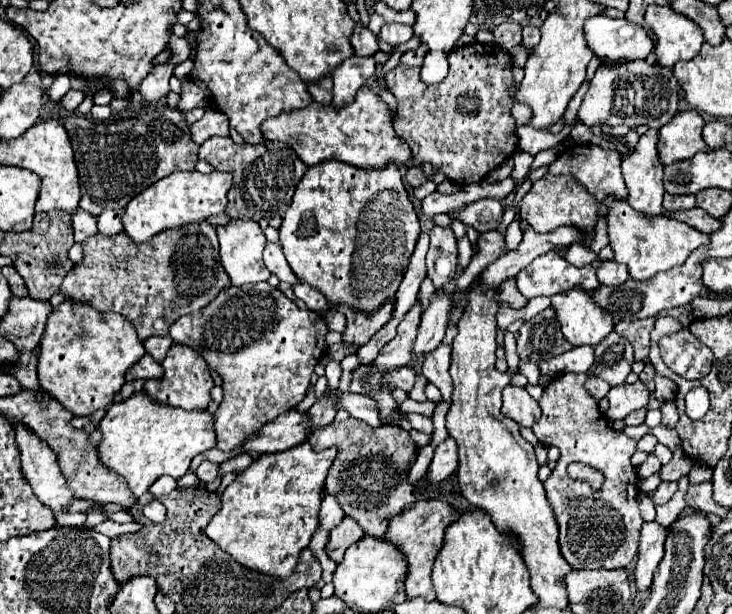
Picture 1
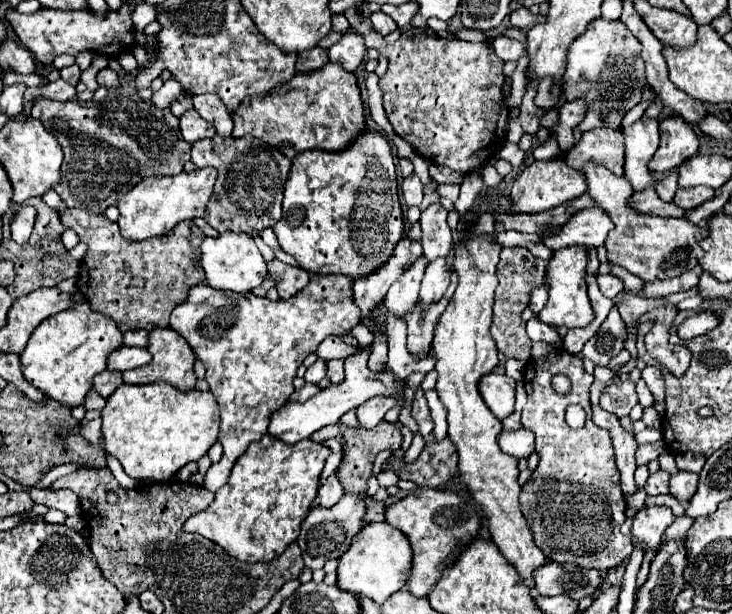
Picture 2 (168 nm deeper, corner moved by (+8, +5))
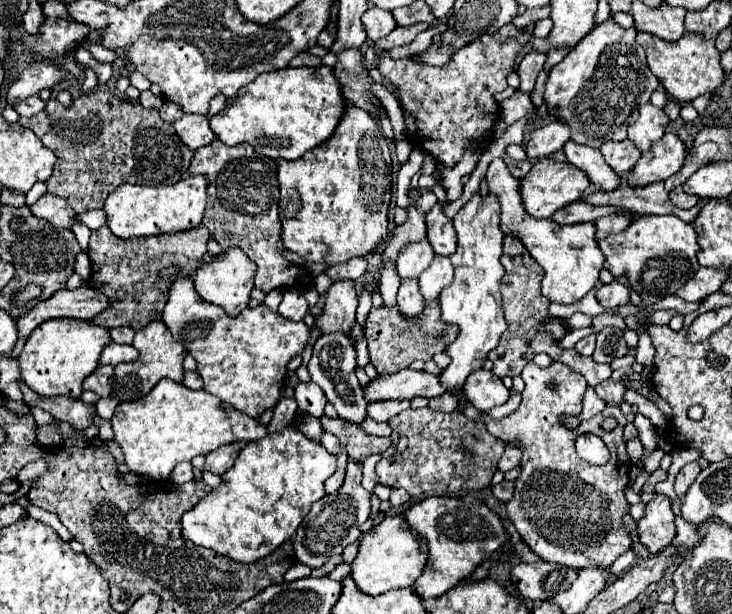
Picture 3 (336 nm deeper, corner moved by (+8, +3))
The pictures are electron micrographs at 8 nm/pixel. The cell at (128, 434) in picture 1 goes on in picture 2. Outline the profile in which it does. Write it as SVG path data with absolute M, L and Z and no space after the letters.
M168 382L144 386L122 384L102 410L102 434L108 454L118 458L134 480L170 480L188 462L200 460L218 440L218 402L212 392L178 392Z

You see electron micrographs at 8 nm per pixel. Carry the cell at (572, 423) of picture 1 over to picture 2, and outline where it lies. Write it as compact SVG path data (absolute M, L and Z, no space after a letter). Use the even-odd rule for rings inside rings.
M552 350L550 354L542 358L534 358L526 364L524 370L524 388L528 392L528 402L522 410L522 428L534 432L536 436L536 454L540 458L536 470L532 472L530 480L522 486L520 492L520 510L526 518L526 524L534 536L534 544L546 554L552 562L572 562L582 568L596 568L600 572L606 572L608 568L618 566L622 560L626 560L632 552L632 542L628 536L620 534L620 526L626 520L624 510L626 502L620 490L620 472L614 462L614 448L612 438L608 430L598 428L592 422L592 410L588 400L588 390L594 376L586 372L584 362L568 354L566 350ZM564 374L570 378L572 388L568 394L558 394L552 388L552 376ZM568 404L580 404L586 410L586 426L582 430L568 428L564 420L564 412Z

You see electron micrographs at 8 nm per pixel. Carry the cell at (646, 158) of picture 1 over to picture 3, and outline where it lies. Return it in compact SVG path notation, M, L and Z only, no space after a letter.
M648 102L640 108L636 122L628 128L628 138L636 144L636 148L640 152L648 152L652 142L660 140L664 136L668 122L670 122L670 118L664 114L664 110L652 106Z

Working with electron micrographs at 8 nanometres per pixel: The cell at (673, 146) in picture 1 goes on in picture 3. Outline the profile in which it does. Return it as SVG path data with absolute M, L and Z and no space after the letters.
M666 132L662 140L654 142L648 154L642 154L636 162L634 170L628 176L628 182L632 186L648 186L652 182L666 180L668 176L676 174L686 160L686 146L684 142L672 134Z

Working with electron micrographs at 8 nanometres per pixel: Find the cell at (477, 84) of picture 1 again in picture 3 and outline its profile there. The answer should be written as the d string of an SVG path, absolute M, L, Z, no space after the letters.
M512 23L506 24L495 34L483 35L454 52L442 68L422 64L414 56L394 60L386 50L378 52L378 70L394 86L404 112L404 132L412 148L420 148L436 162L452 168L466 154L468 146L478 150L494 138L494 128L500 118L500 106L494 94L508 86L506 76L514 70L524 42L530 42L530 36L504 42L518 32Z

